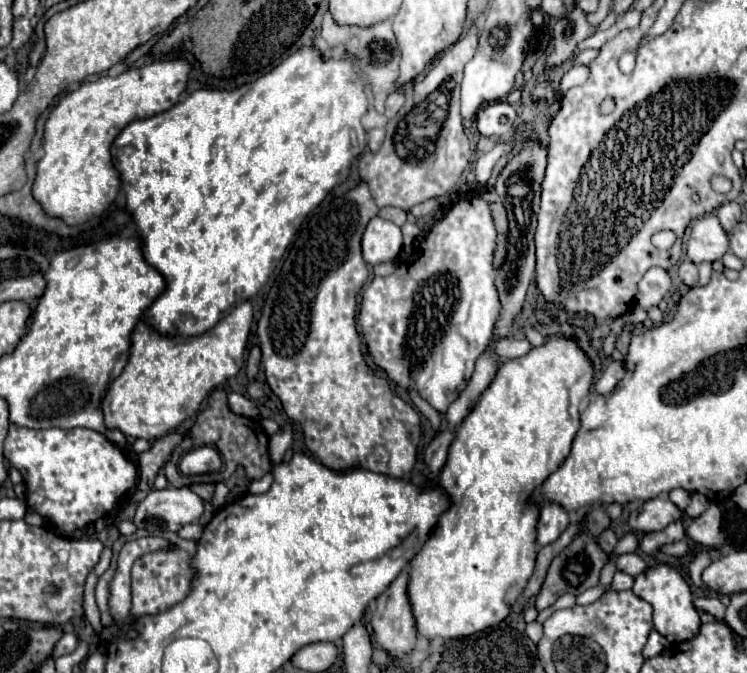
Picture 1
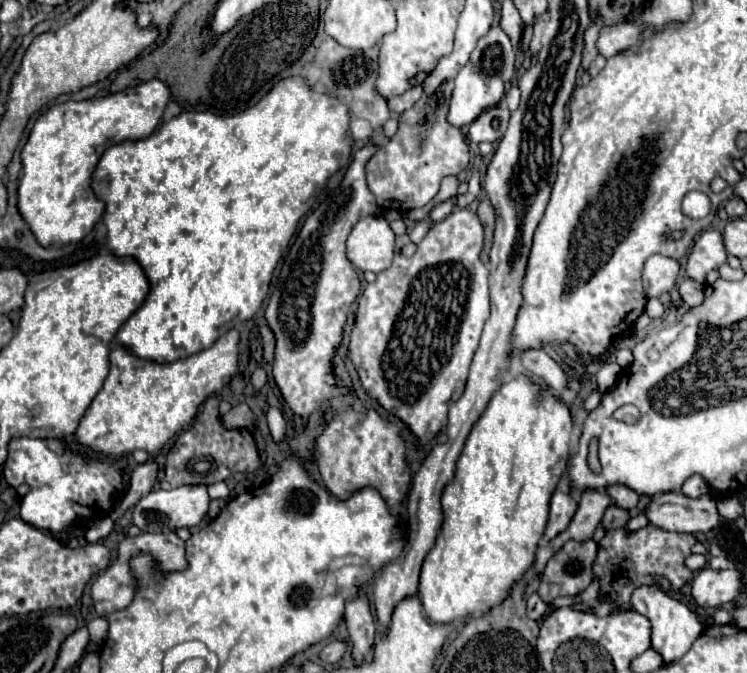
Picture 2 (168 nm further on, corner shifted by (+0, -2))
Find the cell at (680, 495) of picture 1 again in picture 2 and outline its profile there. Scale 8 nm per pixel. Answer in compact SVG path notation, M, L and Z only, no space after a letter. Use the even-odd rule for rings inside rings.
M694 474L694 476L690 476L690 478L684 482L682 492L684 492L686 496L690 496L690 498L698 498L698 496L708 494L708 492L710 492L710 486L708 486L708 482L706 482L704 476Z

